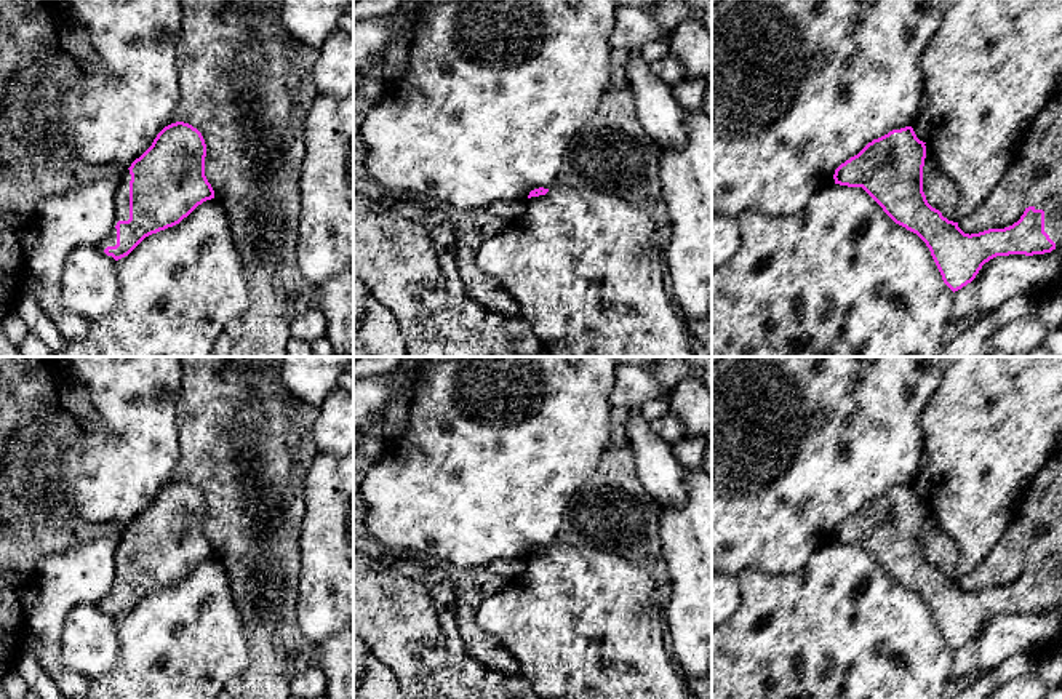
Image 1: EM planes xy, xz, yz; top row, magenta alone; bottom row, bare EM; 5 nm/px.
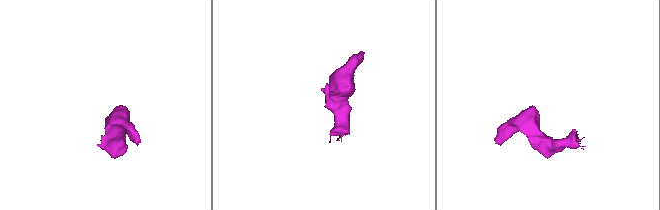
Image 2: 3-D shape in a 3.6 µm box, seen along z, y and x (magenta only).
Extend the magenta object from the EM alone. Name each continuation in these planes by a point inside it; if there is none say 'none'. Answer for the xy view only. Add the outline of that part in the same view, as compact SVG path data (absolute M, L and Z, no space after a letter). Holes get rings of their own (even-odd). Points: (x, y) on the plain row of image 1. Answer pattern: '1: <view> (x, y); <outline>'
1: xy (122, 554); M126 528L122 534L122 539L118 542L118 547L115 550L115 577L112 589L101 598L98 606L104 609L107 605L117 603L117 581L118 579L128 579L130 577L130 539L131 533L130 528Z

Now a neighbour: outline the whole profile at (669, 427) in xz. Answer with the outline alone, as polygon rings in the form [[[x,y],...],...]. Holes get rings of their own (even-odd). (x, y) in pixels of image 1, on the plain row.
[[[670,411],[649,422],[651,430],[665,440],[669,445],[675,445],[685,437],[685,427],[678,416],[672,414]]]

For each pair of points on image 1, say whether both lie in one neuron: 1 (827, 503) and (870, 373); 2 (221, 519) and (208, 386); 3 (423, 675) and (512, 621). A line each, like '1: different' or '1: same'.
1: same
2: same
3: different

